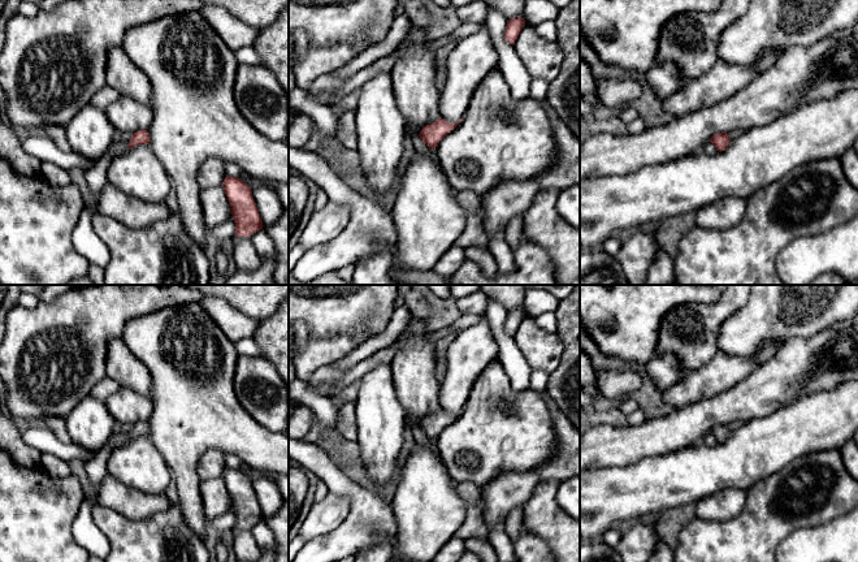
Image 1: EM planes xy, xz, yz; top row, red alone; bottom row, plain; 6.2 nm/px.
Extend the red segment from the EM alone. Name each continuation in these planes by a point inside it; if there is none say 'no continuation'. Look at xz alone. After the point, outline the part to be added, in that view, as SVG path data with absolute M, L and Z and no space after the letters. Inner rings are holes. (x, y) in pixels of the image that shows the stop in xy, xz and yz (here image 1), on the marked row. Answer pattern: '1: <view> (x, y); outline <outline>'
no continuation

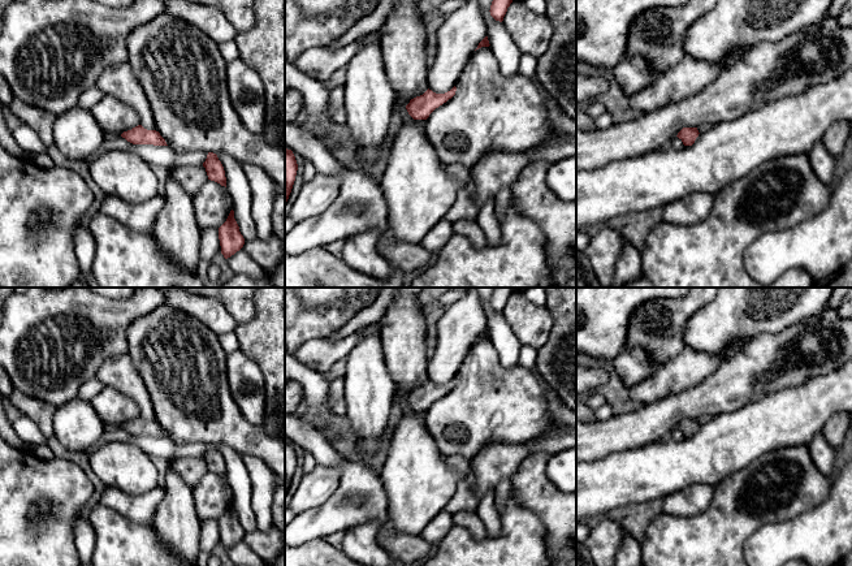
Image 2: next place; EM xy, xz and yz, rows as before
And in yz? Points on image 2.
no continuation

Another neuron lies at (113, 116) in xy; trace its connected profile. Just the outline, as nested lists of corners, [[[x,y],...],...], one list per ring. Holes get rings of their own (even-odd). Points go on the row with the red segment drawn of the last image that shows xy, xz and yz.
[[[104,95],[90,112],[107,137],[121,137],[124,131],[140,125],[138,113],[112,95]]]

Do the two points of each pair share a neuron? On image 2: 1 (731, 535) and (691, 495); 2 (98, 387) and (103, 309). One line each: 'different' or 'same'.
1: different
2: different

